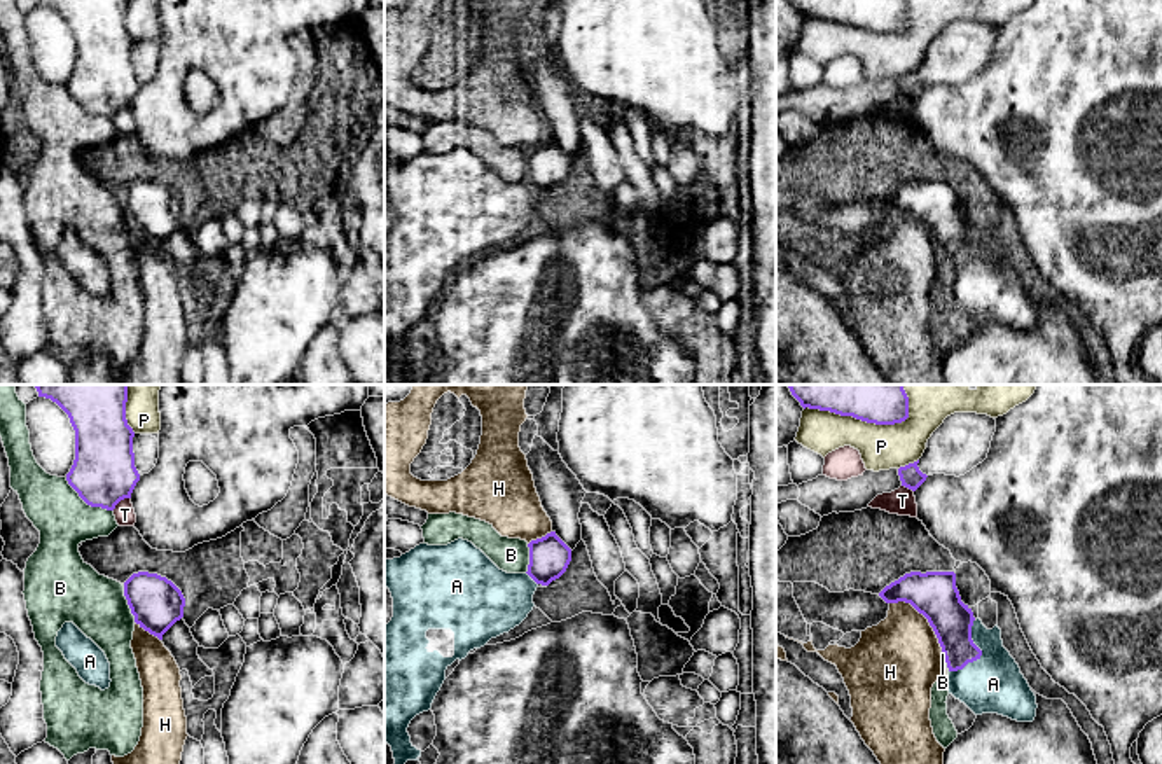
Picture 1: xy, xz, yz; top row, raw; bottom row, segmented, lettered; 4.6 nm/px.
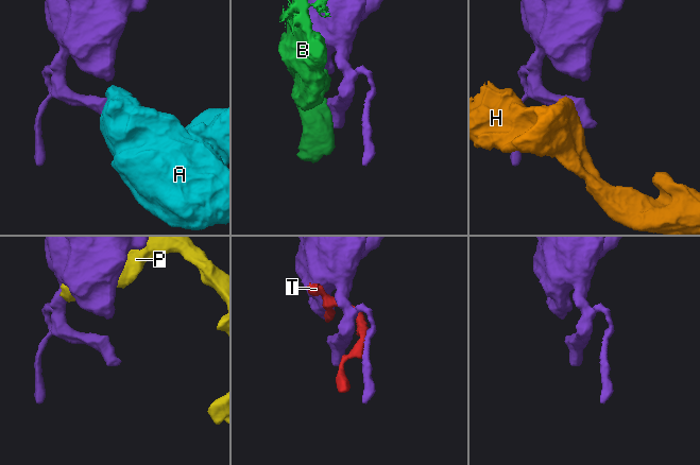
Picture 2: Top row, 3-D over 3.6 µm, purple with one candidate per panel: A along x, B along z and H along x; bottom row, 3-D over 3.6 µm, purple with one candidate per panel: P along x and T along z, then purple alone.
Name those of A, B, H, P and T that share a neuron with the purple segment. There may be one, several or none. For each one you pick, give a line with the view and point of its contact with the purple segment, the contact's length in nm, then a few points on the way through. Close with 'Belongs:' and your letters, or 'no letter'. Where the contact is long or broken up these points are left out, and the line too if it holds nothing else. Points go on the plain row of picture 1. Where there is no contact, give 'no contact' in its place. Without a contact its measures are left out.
A: contact yz (981, 261); length 280 nm; way yz (951, 228), (981, 261), (981, 280), (993, 292)
Belongs: A

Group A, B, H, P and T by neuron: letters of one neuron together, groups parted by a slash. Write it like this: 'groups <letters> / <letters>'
groups A / B / H / P / T

